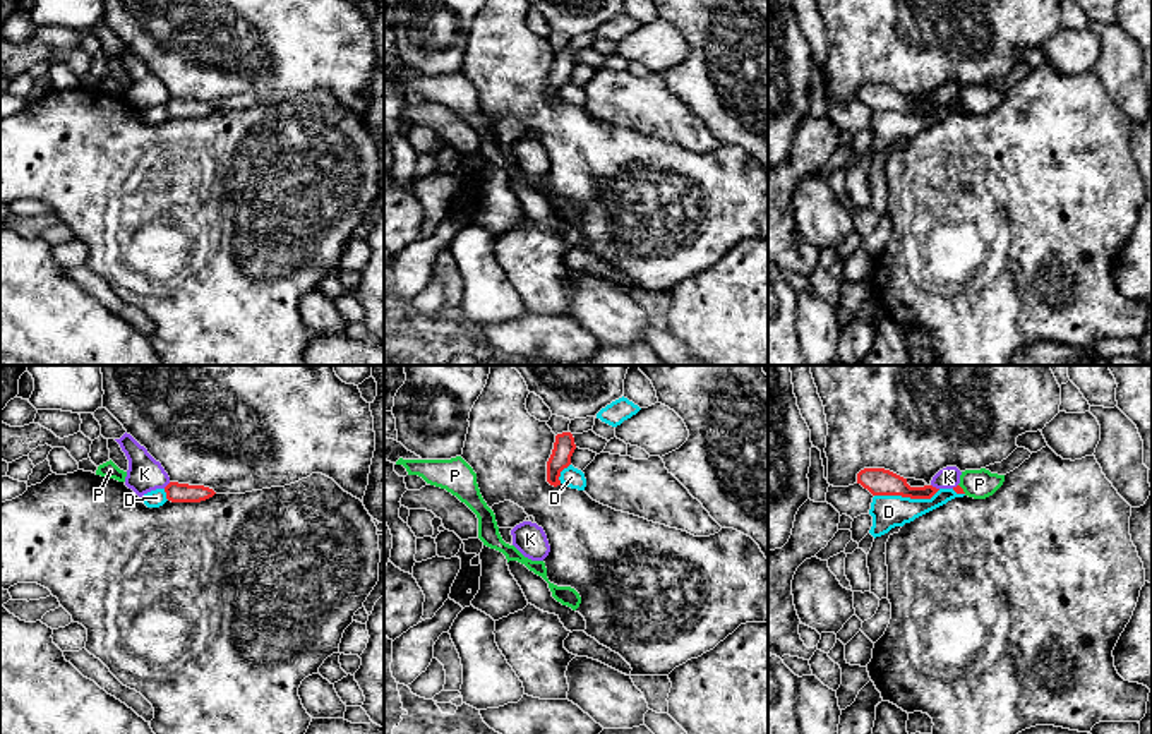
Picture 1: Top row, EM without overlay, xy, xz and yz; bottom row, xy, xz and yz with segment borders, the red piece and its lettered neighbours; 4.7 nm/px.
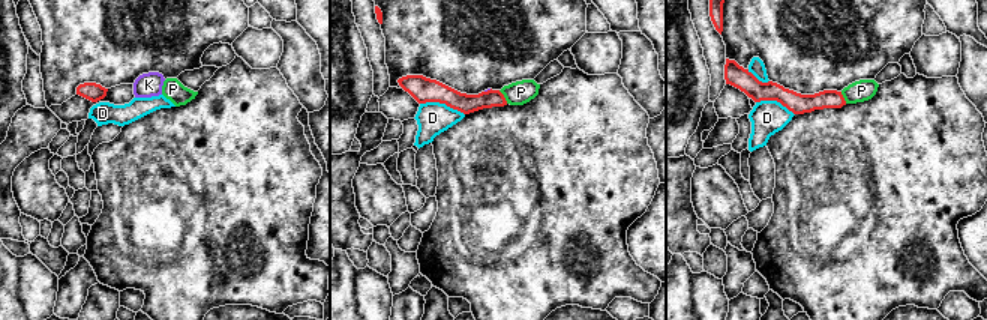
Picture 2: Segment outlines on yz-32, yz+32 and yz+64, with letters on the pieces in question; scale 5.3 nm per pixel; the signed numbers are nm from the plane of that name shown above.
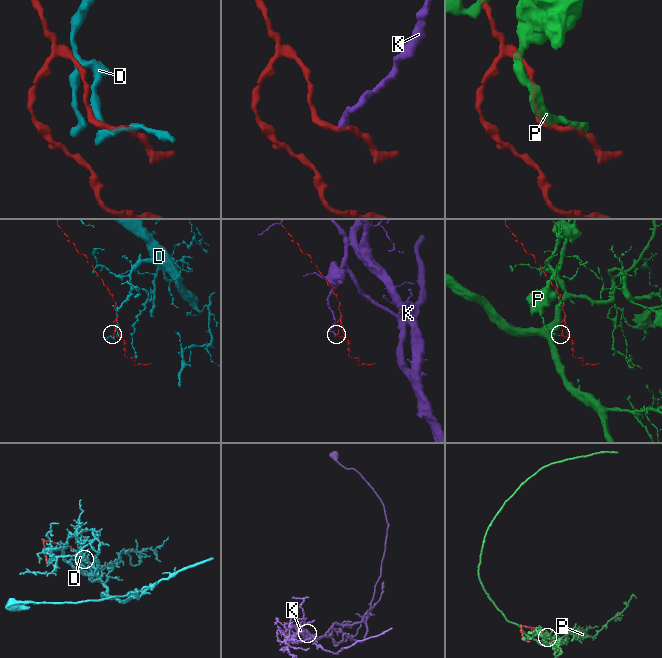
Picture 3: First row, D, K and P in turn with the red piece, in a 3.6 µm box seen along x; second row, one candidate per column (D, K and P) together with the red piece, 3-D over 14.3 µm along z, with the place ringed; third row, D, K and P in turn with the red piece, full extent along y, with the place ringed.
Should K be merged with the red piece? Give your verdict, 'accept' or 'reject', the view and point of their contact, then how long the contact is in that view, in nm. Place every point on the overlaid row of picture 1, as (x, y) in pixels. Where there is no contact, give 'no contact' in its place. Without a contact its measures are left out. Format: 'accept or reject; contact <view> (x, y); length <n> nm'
reject; contact yz (935, 487); length 50 nm

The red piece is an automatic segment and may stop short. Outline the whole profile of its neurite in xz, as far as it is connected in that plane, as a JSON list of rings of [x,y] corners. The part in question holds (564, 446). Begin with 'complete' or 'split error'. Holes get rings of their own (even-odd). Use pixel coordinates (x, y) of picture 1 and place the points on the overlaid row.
complete; [[[571,432],[555,436],[552,454],[547,461],[547,482],[554,487],[561,485],[561,472],[571,465],[571,456],[576,449]]]

